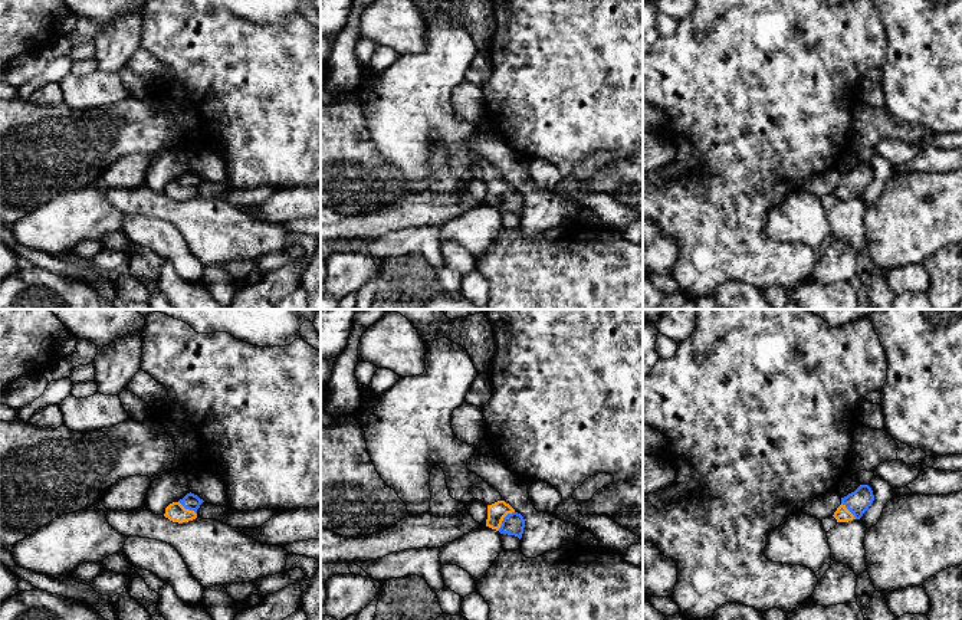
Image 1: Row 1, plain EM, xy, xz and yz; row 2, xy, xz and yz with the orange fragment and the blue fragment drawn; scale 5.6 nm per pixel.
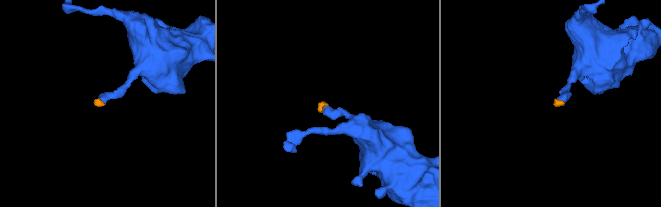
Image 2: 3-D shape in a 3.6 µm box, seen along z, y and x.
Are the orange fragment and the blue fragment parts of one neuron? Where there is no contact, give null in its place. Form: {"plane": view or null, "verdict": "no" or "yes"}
{"plane": "xz", "verdict": "yes"}

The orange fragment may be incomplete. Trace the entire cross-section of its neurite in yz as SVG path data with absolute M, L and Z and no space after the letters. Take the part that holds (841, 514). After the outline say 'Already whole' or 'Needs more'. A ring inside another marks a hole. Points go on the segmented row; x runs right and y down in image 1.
M860 485L854 492L841 498L841 505L834 512L837 522L860 519L873 503L874 495L869 485Z. Needs more

